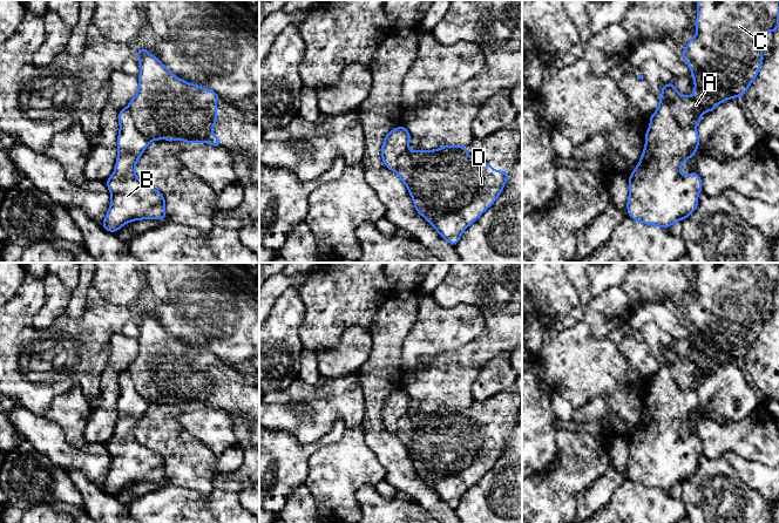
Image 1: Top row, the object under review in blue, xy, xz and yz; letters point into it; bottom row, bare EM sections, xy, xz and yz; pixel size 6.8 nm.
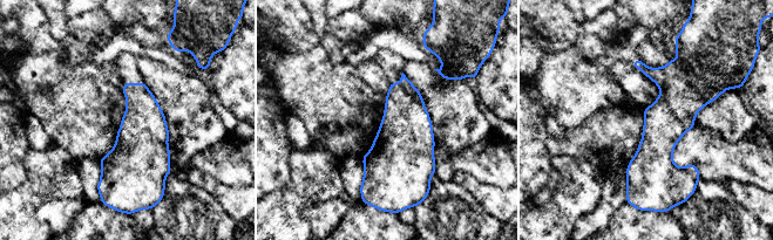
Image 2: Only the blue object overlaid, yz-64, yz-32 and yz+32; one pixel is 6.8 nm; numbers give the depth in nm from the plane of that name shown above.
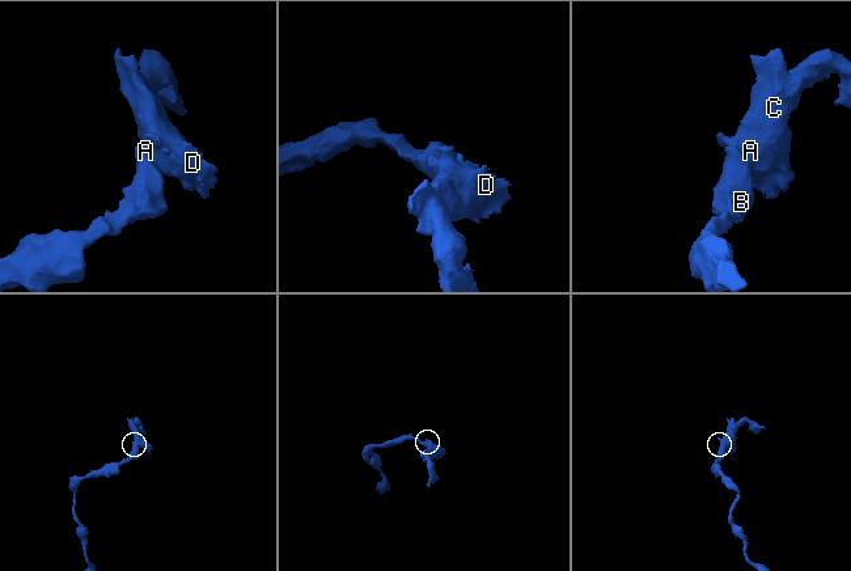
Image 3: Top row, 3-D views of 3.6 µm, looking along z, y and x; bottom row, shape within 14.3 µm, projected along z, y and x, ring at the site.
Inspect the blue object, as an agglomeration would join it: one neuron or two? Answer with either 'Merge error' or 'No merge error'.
Merge error

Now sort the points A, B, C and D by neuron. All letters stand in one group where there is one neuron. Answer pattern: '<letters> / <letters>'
A C D / B

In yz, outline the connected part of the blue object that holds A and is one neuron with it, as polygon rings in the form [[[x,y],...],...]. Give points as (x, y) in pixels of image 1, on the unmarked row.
[[[697,263],[697,297],[680,315],[692,334],[692,359],[682,359],[670,345],[661,351],[680,388],[697,389],[703,375],[729,361],[744,359],[763,327],[766,296],[779,290],[779,263]]]

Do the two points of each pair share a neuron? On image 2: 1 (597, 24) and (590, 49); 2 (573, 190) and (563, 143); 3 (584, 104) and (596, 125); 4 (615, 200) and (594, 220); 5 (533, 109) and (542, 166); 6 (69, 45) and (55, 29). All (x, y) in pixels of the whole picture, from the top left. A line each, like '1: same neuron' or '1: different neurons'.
1: same neuron
2: different neurons
3: different neurons
4: same neuron
5: same neuron
6: different neurons

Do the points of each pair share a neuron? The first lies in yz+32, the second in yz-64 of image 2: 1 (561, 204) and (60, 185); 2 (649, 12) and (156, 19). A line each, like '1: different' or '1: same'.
1: same
2: same

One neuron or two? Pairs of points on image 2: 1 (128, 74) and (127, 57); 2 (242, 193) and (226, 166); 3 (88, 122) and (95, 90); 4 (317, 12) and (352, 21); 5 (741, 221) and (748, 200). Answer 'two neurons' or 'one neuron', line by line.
1: one neuron
2: two neurons
3: one neuron
4: two neurons
5: two neurons

